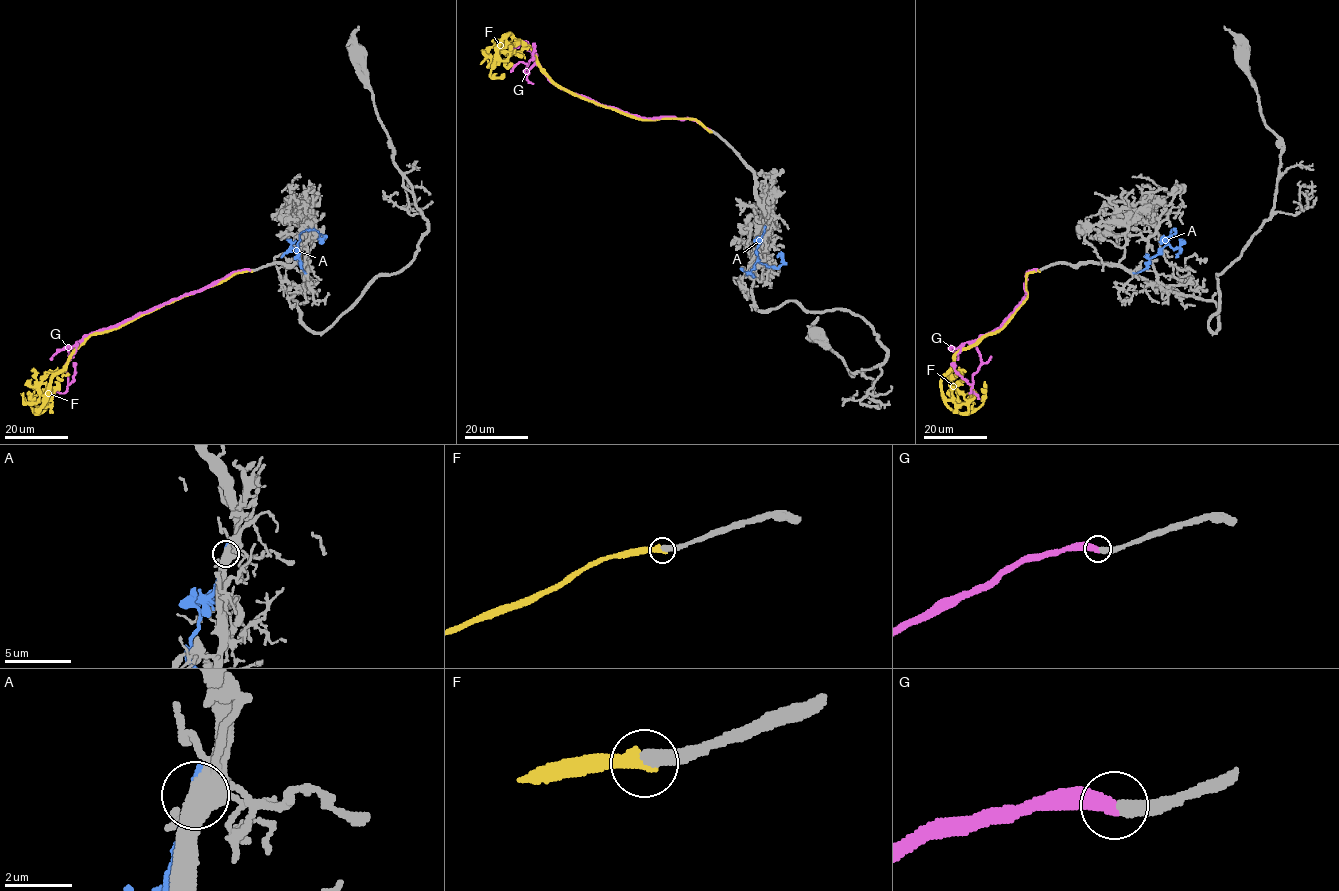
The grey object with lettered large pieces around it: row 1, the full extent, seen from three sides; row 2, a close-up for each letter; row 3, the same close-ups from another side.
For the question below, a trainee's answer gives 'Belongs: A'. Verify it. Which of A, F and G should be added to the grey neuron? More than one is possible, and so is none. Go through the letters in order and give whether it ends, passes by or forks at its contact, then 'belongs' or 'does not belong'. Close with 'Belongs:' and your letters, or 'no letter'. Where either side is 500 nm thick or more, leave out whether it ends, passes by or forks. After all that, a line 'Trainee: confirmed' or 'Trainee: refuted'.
A: it ends there; does not belong
F: it ends there; does not belong
G: it ends there; belongs
Belongs: G
Trainee: refuted

